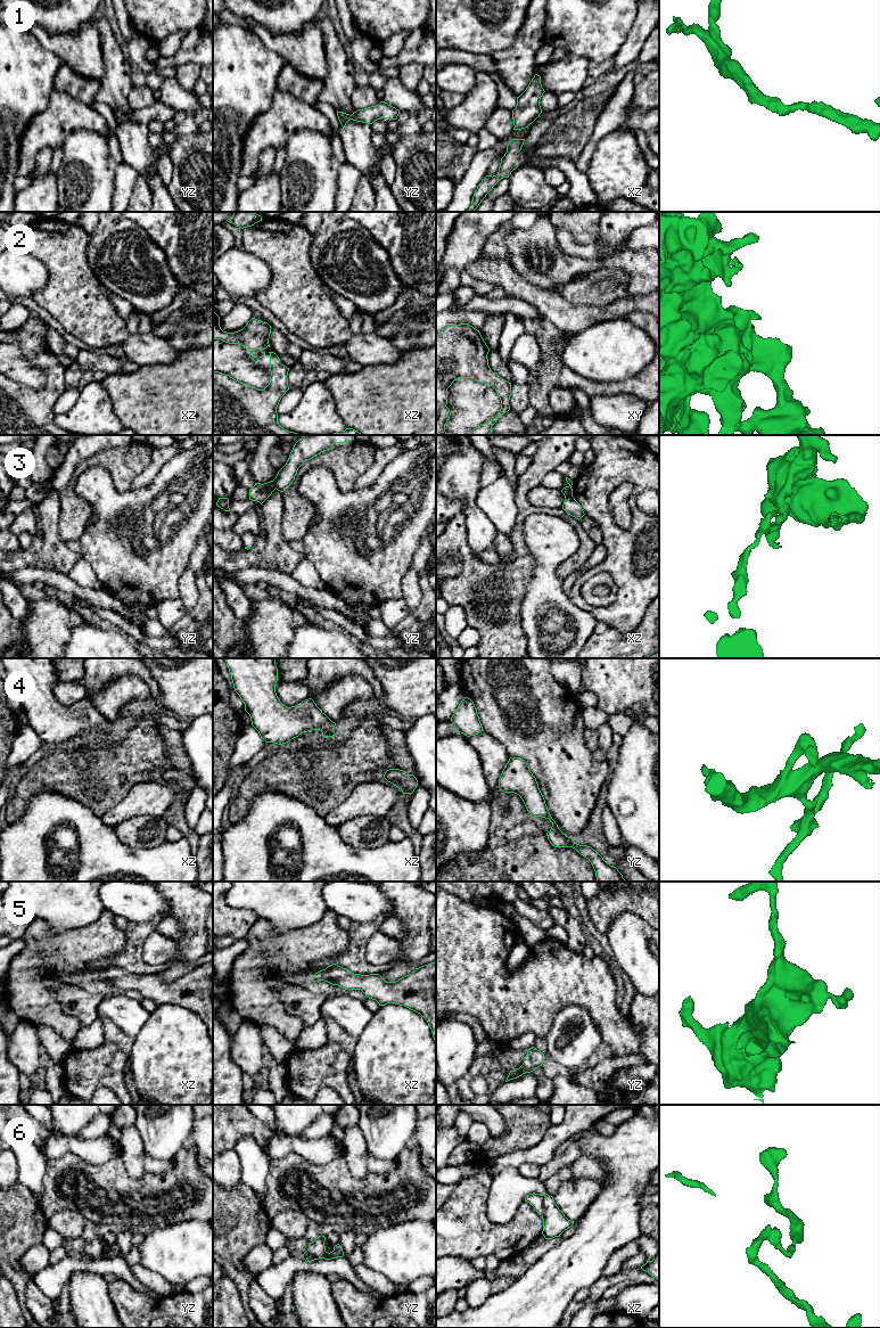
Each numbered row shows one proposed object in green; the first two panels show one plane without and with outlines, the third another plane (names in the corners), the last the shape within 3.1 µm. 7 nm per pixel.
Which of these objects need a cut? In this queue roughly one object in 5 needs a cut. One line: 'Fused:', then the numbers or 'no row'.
Fused: 3, 6

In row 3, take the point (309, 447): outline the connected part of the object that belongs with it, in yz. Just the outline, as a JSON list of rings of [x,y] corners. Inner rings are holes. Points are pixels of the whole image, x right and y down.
[[[304,435],[295,443],[286,465],[278,472],[274,478],[275,489],[280,492],[286,491],[305,461],[334,449],[335,443],[346,443],[352,440],[354,435]]]

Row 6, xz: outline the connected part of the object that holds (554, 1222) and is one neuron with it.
[[[548,1194],[543,1195],[544,1213],[543,1219],[543,1231],[542,1235],[545,1239],[552,1239],[560,1237],[560,1235],[570,1228],[574,1222],[568,1220],[565,1214],[559,1210],[552,1196]]]

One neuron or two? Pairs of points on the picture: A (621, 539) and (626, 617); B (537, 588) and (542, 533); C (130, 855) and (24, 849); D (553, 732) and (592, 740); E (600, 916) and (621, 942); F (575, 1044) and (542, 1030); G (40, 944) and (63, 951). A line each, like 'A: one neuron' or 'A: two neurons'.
A: one neuron
B: one neuron
C: one neuron
D: two neurons
E: two neurons
F: two neurons
G: one neuron

